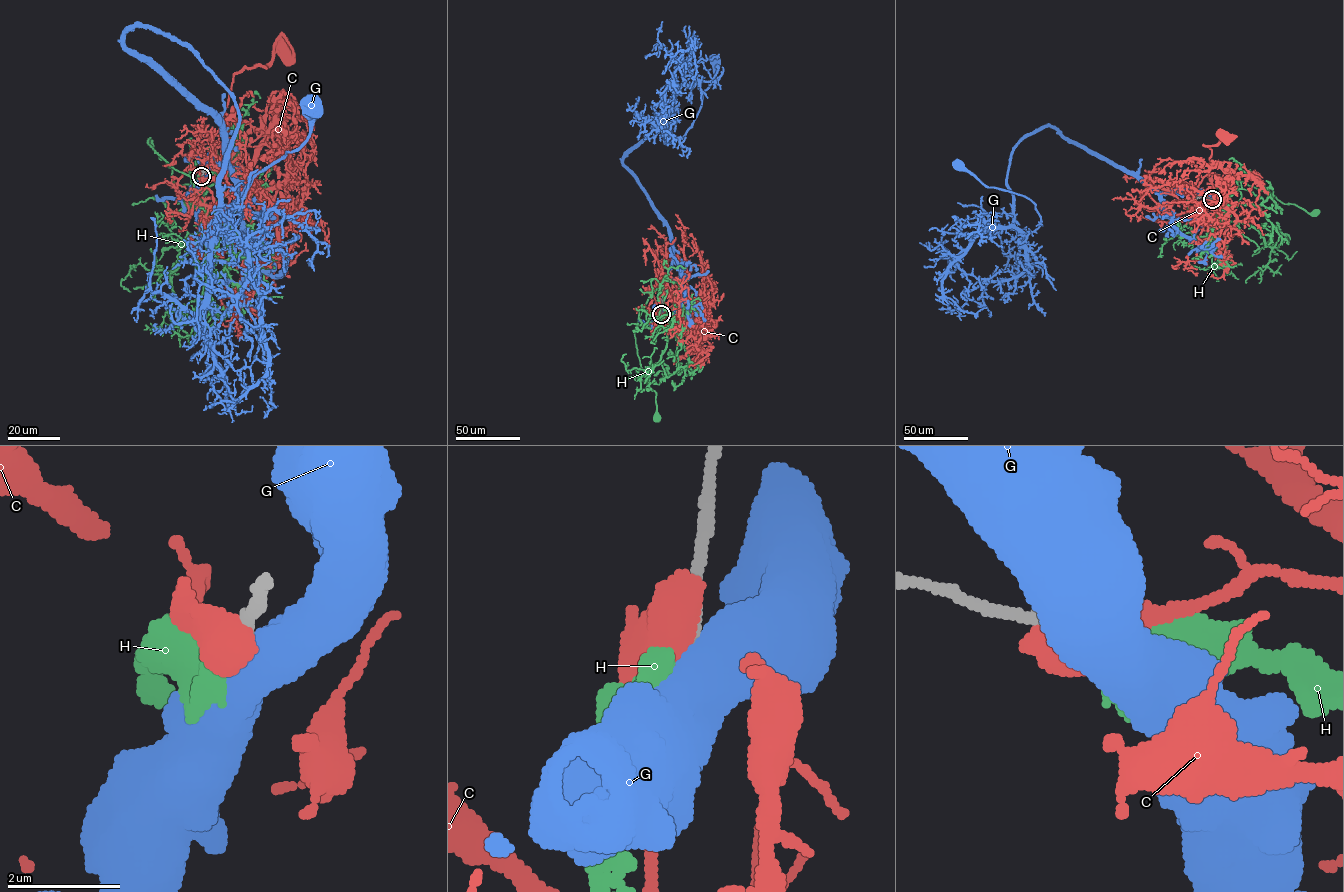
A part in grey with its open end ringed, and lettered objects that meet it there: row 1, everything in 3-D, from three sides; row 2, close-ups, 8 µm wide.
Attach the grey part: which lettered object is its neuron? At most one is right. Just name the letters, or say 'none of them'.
H

